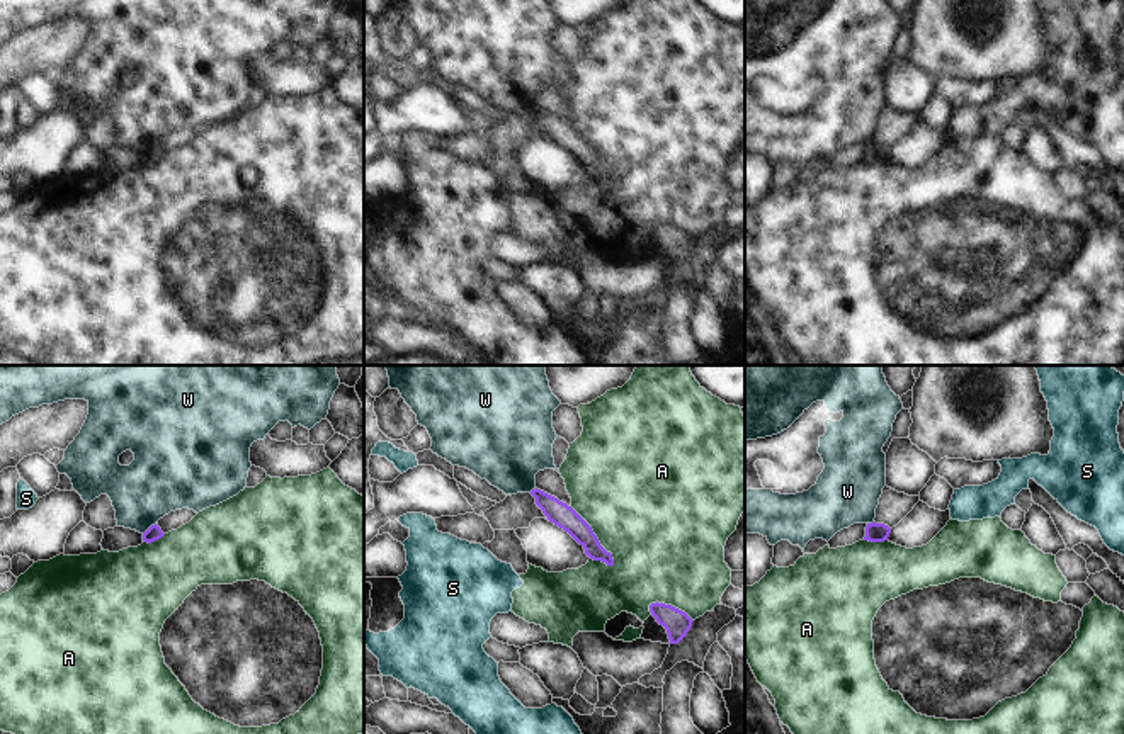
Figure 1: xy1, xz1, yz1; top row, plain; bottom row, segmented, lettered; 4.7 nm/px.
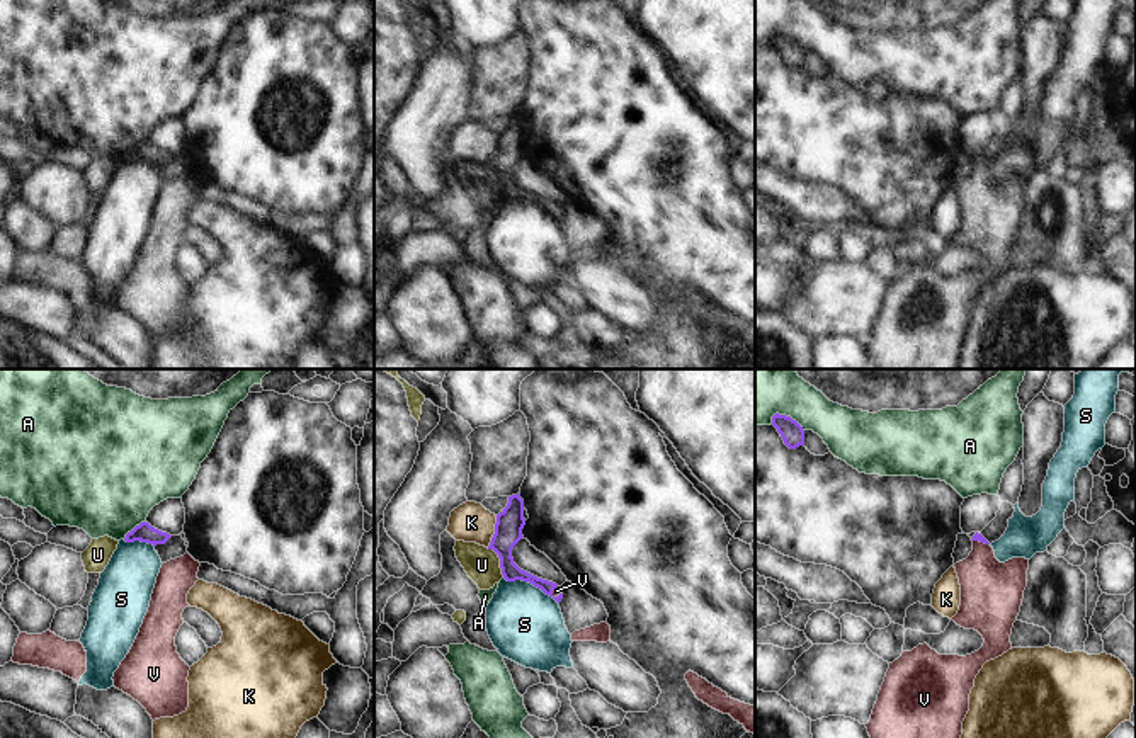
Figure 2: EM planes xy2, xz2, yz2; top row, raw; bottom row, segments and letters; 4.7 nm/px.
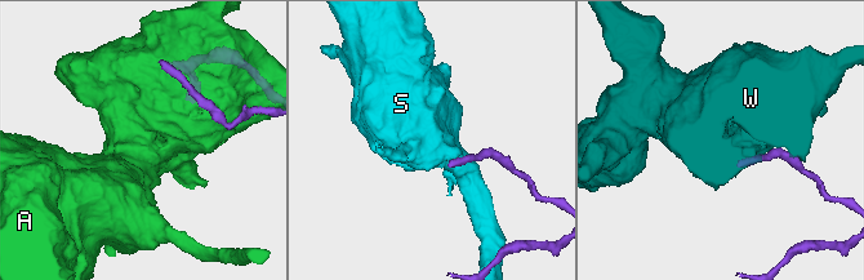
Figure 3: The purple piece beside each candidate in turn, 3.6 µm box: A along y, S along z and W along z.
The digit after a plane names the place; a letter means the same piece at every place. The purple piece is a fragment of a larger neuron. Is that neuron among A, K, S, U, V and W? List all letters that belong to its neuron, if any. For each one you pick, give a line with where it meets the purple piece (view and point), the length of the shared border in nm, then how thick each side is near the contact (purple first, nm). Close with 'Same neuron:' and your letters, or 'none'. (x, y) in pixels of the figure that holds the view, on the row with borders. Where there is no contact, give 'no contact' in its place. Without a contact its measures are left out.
V: xz2 (551, 592) | 70 nm | 90/40 nm
Same neuron: V

